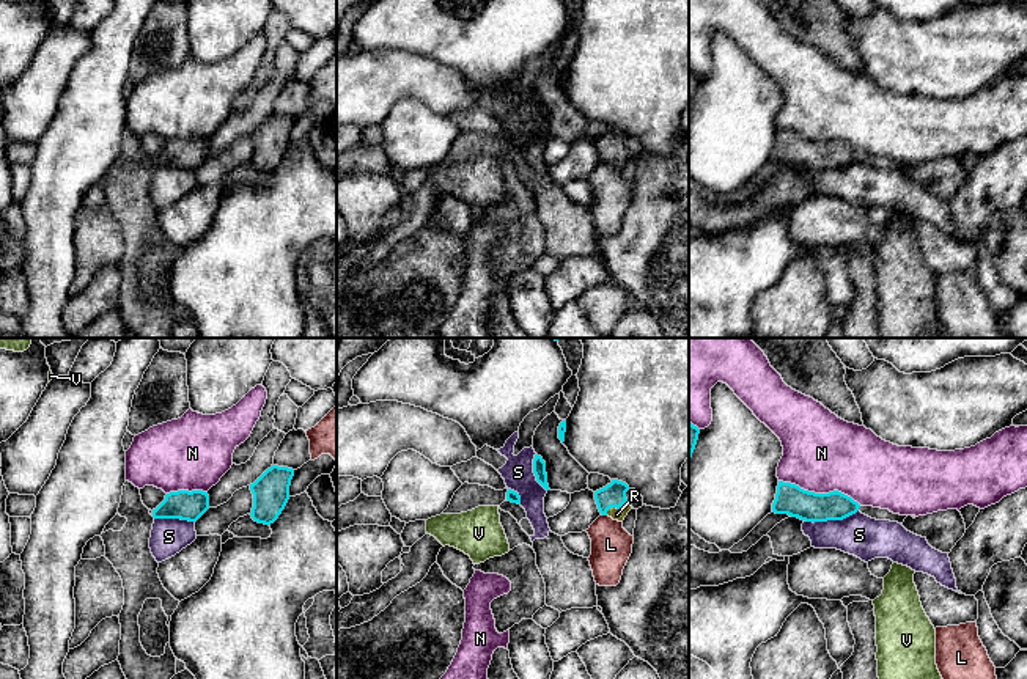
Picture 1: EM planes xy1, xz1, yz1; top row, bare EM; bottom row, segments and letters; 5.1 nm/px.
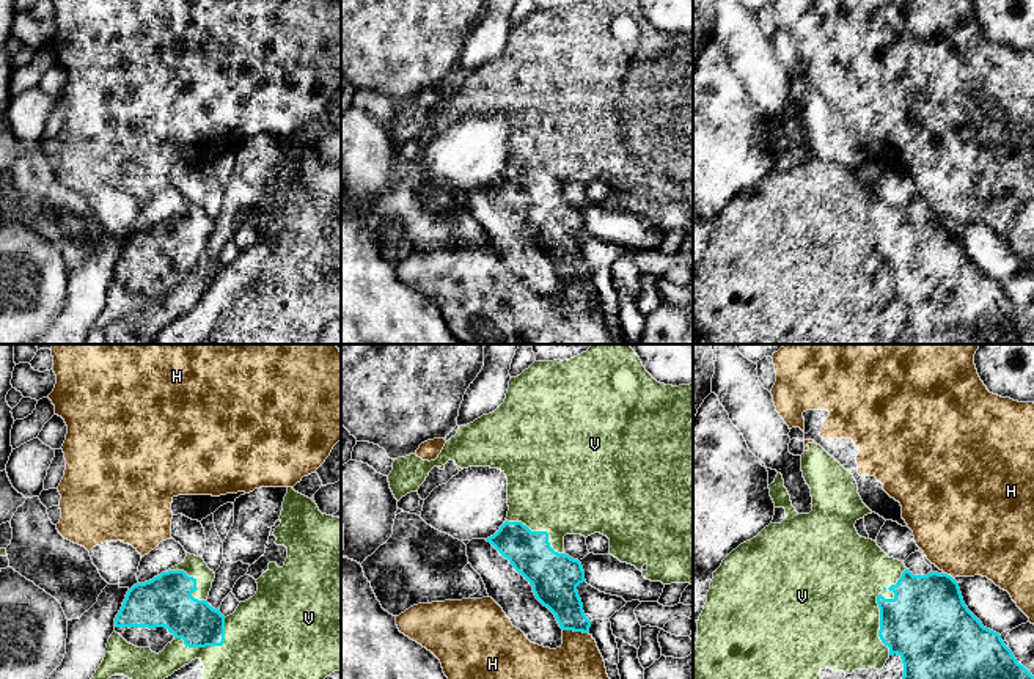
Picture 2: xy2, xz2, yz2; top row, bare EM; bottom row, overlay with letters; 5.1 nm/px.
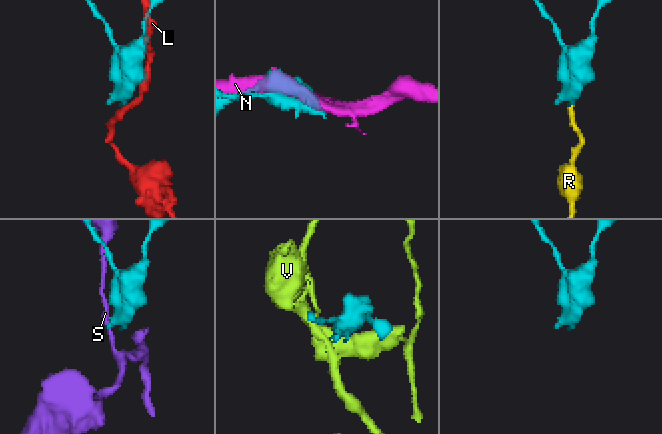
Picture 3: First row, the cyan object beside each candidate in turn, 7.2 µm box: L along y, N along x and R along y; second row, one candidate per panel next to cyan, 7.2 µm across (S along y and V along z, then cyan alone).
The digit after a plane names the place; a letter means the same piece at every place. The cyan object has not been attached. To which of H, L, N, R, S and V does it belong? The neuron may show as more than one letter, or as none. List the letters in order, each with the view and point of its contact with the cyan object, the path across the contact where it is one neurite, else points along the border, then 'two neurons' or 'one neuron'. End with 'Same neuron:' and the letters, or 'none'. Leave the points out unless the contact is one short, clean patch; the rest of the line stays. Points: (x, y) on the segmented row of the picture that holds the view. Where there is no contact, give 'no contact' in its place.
H: xz2 (575, 631) | two neurons
L: xz1 (604, 514) | along xz1 (601, 513), (606, 516) | two neurons
N: yz1 (820, 494) | two neurons
R: xz1 (615, 506) | across xz1 (614, 495), (615, 506), (617, 514) | one neuron
S: yz1 (831, 519) | along yz1 (857, 510), (842, 519), (804, 521) | two neurons
V: yz2 (877, 602) | two neurons
Same neuron: R

